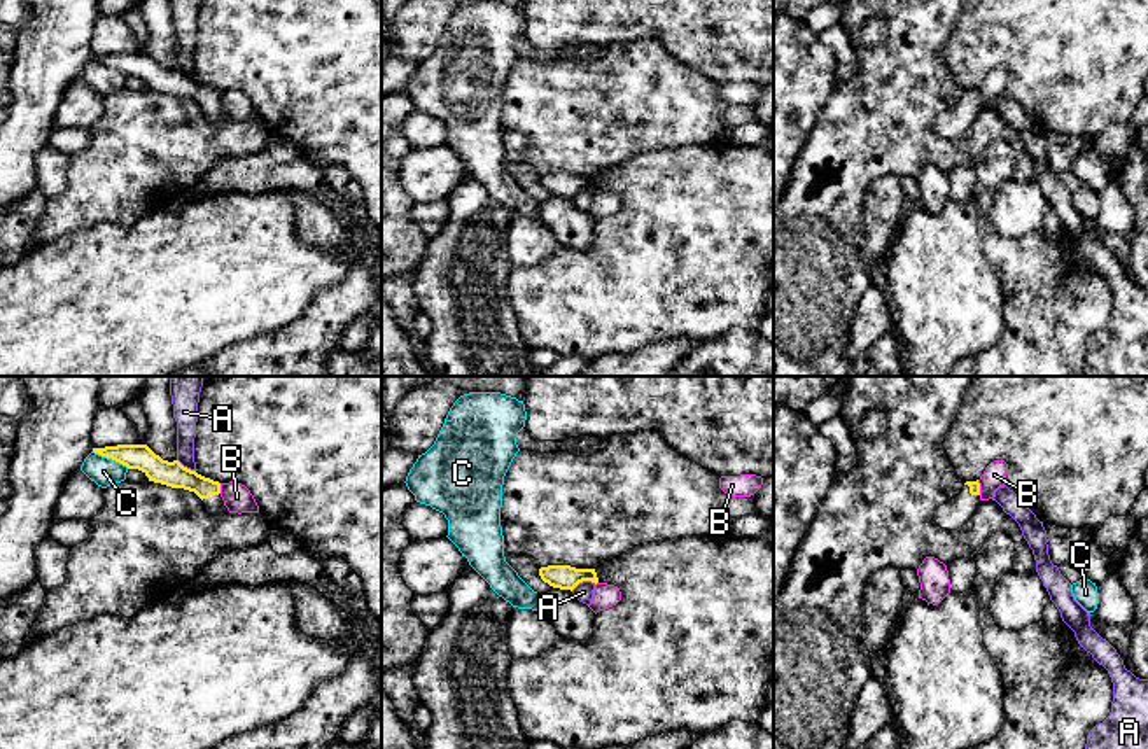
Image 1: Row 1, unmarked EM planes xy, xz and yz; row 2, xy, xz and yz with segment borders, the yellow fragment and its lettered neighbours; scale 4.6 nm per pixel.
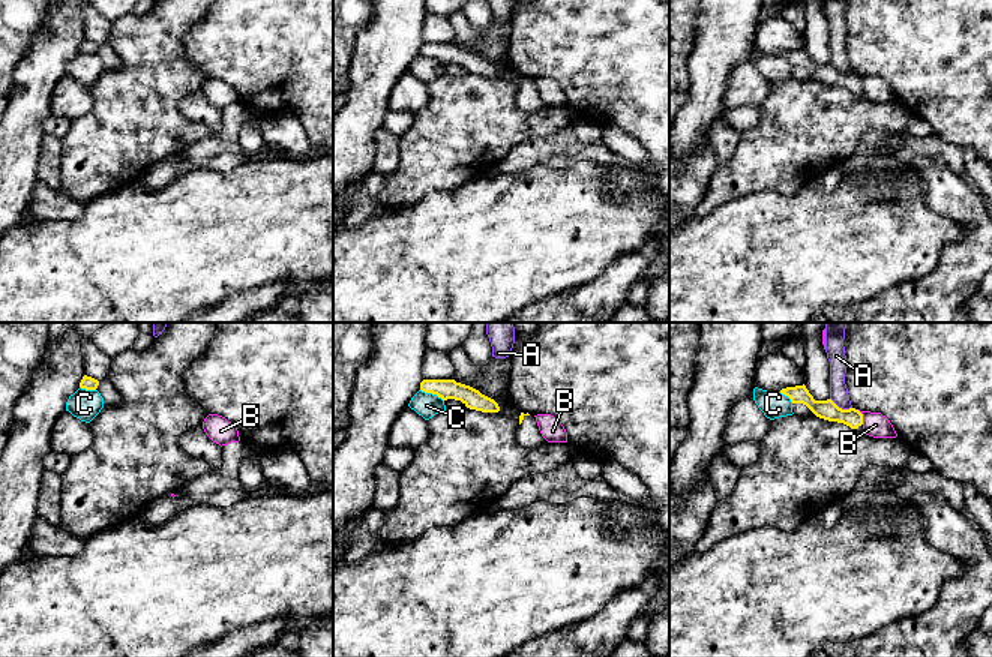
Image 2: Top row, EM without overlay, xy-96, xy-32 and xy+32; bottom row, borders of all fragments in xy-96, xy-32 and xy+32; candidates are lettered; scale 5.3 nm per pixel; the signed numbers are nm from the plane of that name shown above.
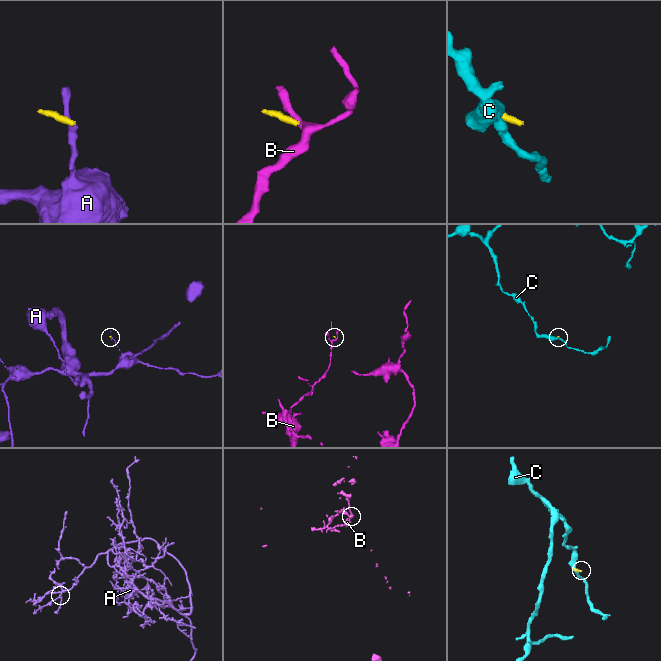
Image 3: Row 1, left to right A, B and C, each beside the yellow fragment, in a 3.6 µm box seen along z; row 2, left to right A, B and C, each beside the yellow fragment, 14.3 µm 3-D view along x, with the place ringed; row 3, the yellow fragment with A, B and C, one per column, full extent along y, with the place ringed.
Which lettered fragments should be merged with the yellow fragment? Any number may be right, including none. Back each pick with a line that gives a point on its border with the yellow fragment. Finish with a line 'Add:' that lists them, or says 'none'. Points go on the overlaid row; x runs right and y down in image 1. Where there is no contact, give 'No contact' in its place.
Add: none

